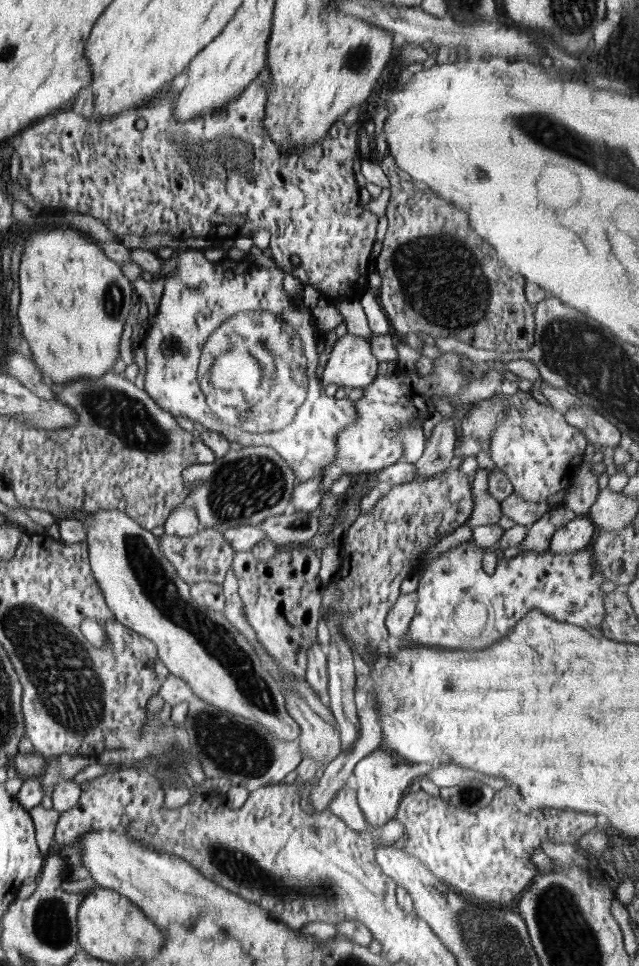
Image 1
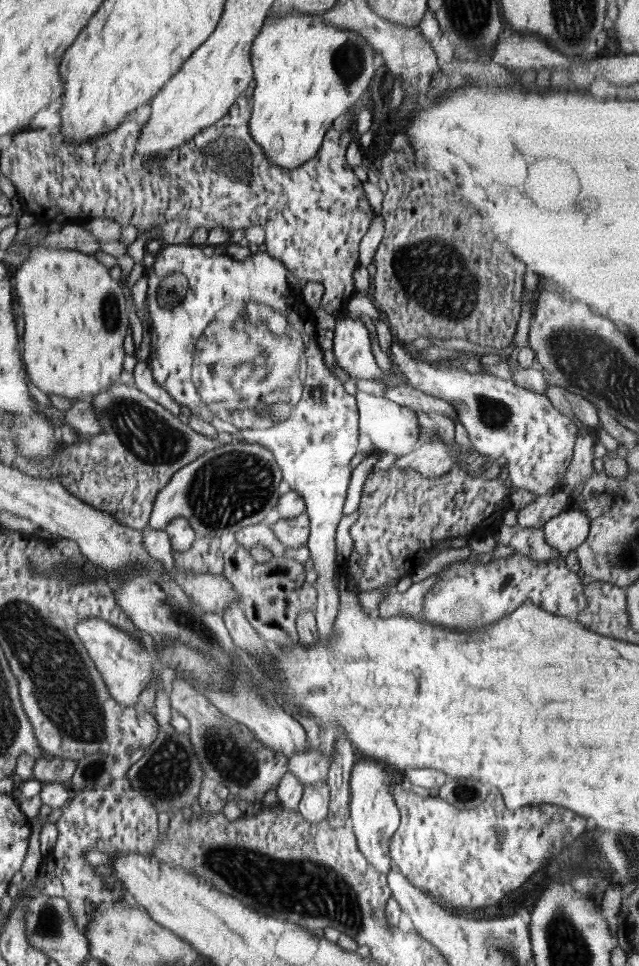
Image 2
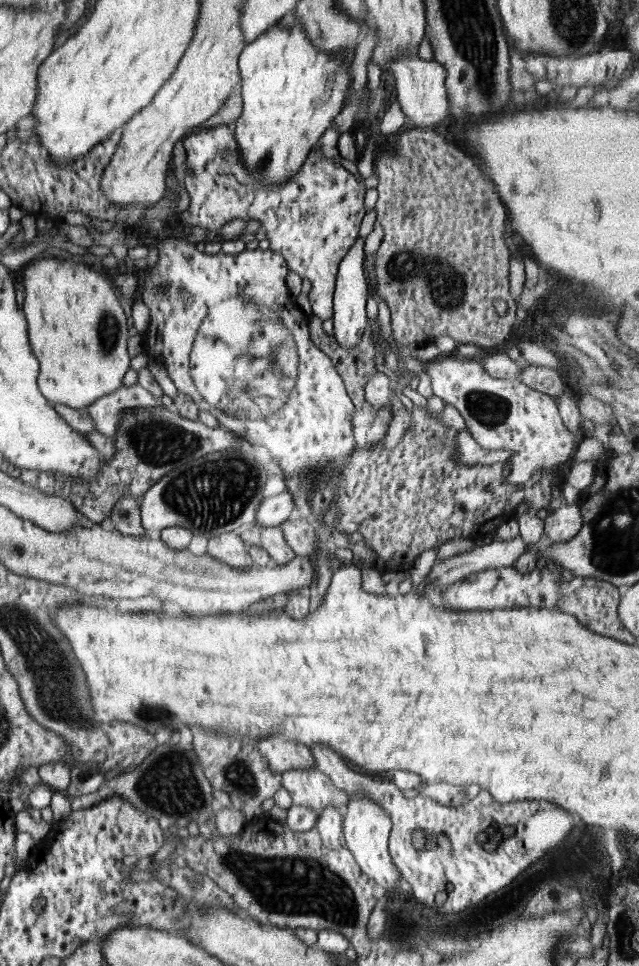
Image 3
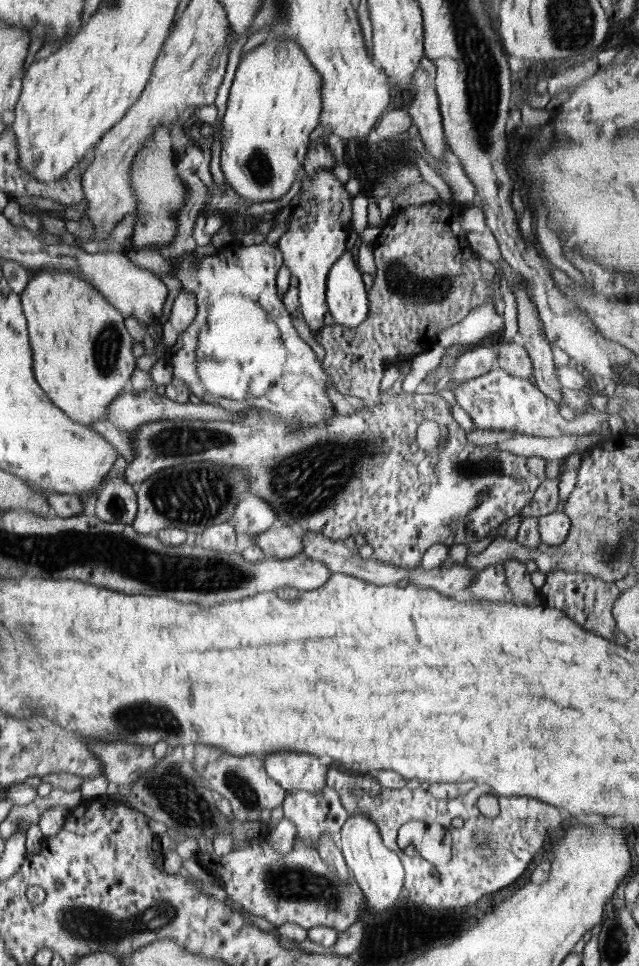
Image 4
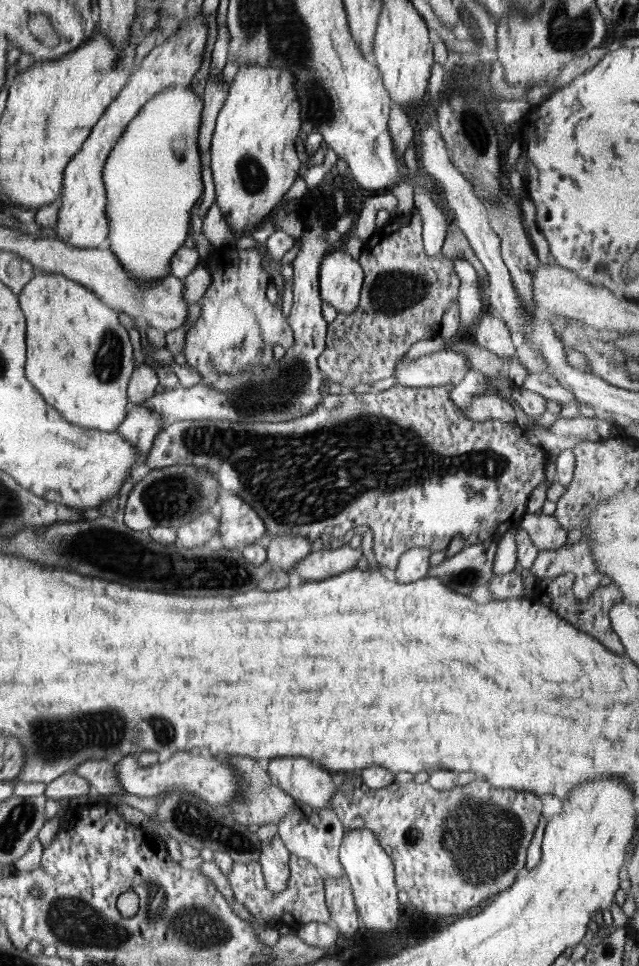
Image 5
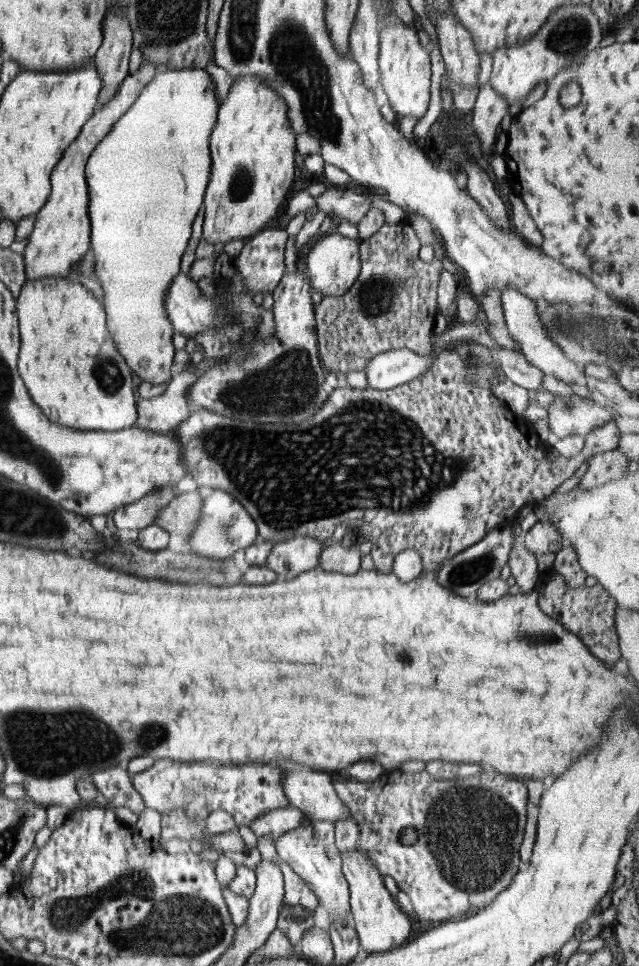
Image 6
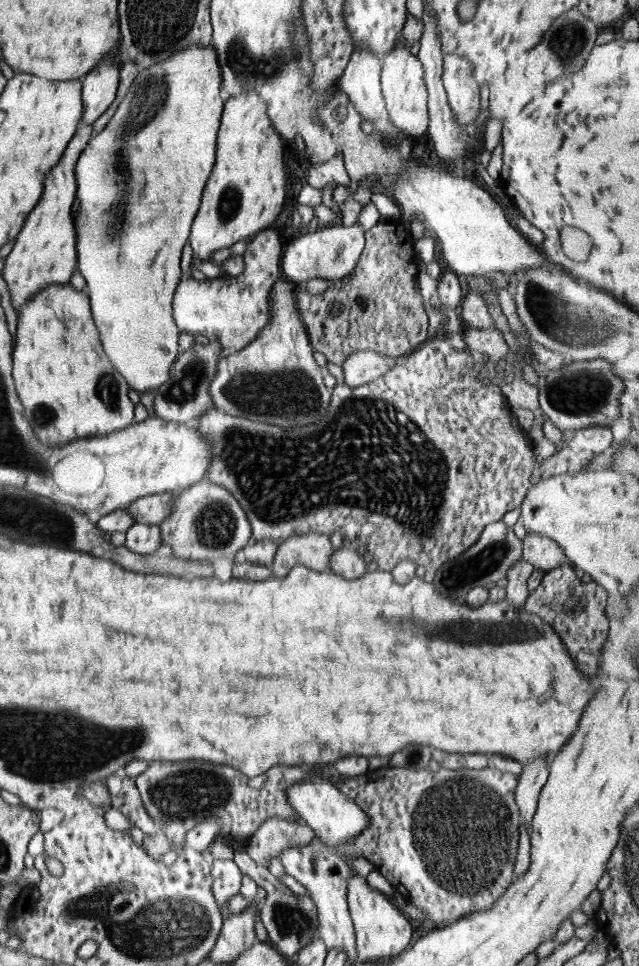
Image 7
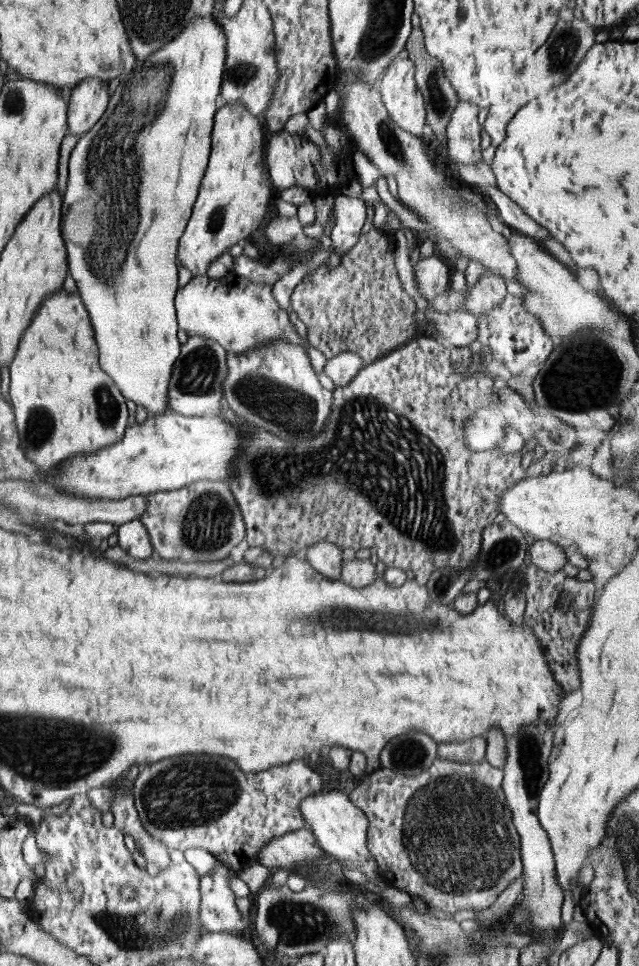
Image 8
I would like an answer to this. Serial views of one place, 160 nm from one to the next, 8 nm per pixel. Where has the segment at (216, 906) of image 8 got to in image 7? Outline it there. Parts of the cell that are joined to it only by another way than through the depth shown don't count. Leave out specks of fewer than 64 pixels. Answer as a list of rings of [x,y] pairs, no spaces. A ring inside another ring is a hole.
[[[216,859],[211,867],[211,875],[212,894],[222,912],[226,908],[226,902],[239,894],[243,874],[234,860]]]

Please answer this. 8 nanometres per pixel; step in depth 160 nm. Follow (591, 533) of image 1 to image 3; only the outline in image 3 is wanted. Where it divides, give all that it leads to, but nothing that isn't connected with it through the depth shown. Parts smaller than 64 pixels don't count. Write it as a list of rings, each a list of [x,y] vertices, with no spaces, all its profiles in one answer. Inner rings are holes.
[[[577,503],[562,504],[545,518],[545,534],[554,543],[567,543],[580,532],[583,518]]]

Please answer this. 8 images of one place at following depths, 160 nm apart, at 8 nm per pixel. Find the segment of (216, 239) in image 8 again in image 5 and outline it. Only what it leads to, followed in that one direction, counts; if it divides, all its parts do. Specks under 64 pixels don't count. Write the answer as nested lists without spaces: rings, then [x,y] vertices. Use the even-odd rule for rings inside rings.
[[[241,66],[229,87],[222,108],[217,114],[211,138],[211,170],[215,182],[215,202],[229,227],[242,232],[262,222],[270,212],[281,207],[284,194],[299,176],[303,164],[296,153],[296,138],[302,128],[301,104],[294,76],[282,68]]]

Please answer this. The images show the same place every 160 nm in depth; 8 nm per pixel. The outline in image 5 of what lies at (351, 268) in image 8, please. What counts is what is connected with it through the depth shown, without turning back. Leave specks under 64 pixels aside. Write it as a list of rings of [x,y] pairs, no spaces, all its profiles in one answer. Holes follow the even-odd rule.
[[[420,215],[416,220],[393,218],[363,243],[358,262],[365,277],[361,288],[358,308],[350,314],[339,312],[333,322],[328,323],[325,351],[317,358],[317,365],[328,383],[340,384],[344,391],[353,392],[358,384],[371,384],[392,376],[397,363],[415,342],[435,338],[440,334],[442,315],[451,302],[458,302],[460,277],[454,271],[453,261],[442,253],[433,257],[426,254],[423,245],[423,222]]]

